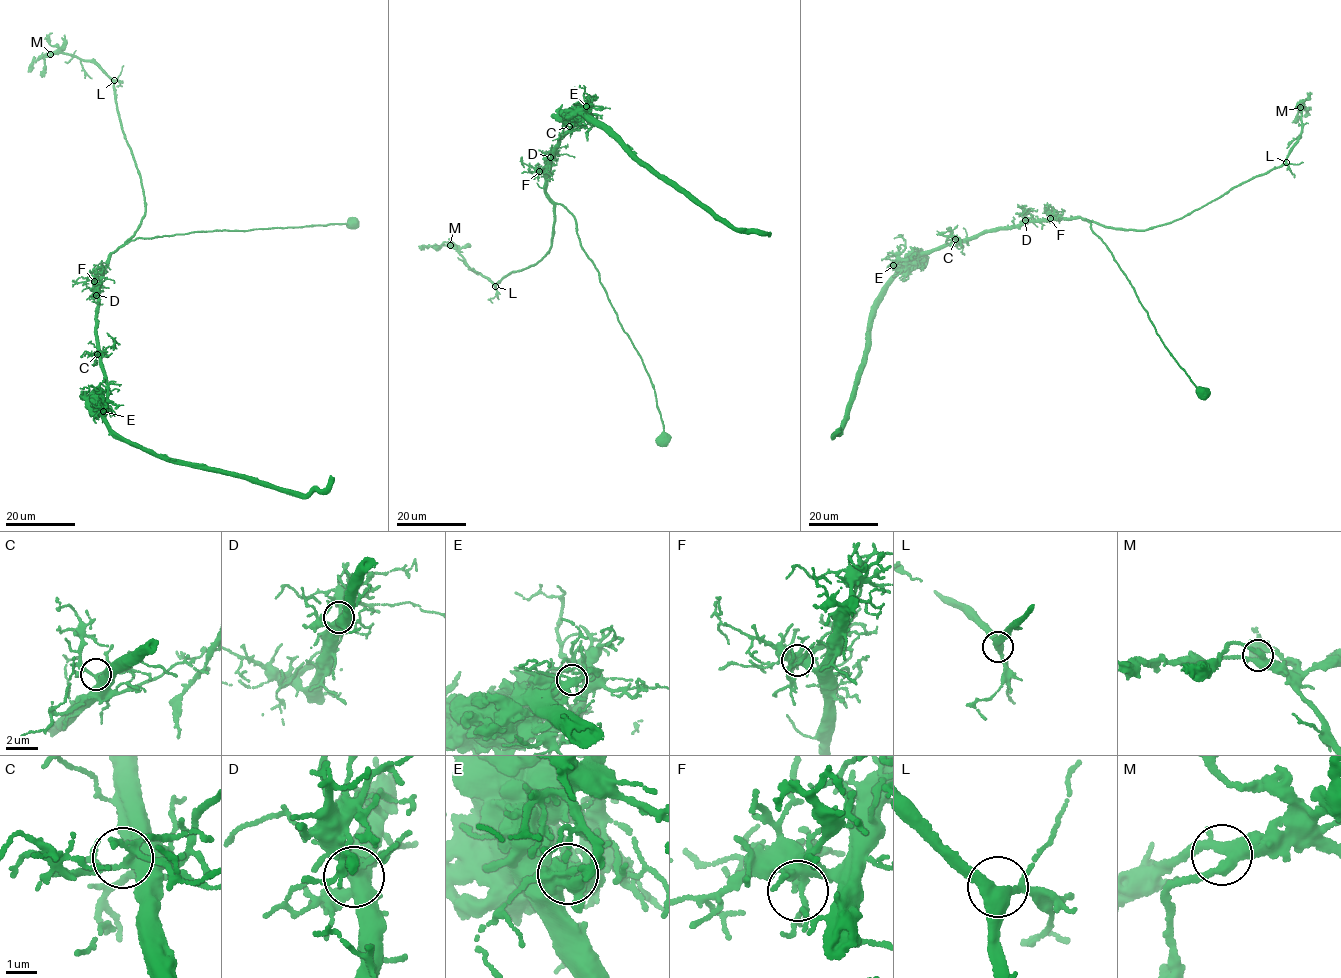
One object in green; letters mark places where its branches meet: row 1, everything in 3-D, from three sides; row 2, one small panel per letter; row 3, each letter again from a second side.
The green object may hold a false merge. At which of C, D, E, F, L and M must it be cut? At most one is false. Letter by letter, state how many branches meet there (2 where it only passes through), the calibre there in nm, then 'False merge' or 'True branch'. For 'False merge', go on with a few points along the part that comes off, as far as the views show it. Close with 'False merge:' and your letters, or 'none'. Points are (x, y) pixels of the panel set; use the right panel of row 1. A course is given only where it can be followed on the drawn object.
C: Branches: 6. Thickness 300 nm. True branch
D: Branches: 5. Thickness 400 nm. True branch
E: Branches: 4. Thickness 340 nm. False merge. Course of the part to remove: (893, 265), (1029, 221), (1078, 217), (1143, 231), (1168, 224), (1278, 167), (1303, 132), (1303, 106), (1305, 115)
F: Branches: 8. Thickness 280 nm. True branch
L: Branches: 4. Thickness 400 nm. True branch
M: Branches: 4. Thickness 400 nm. True branch
False merge: E

